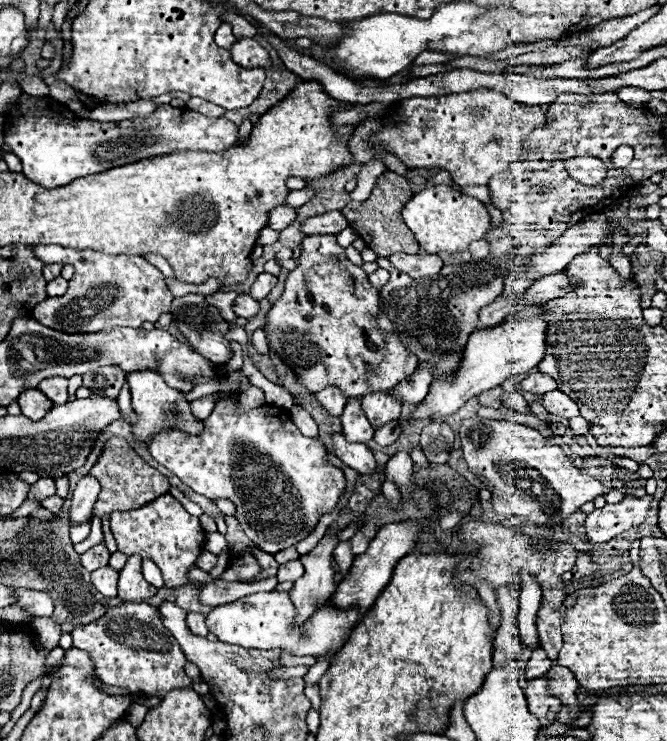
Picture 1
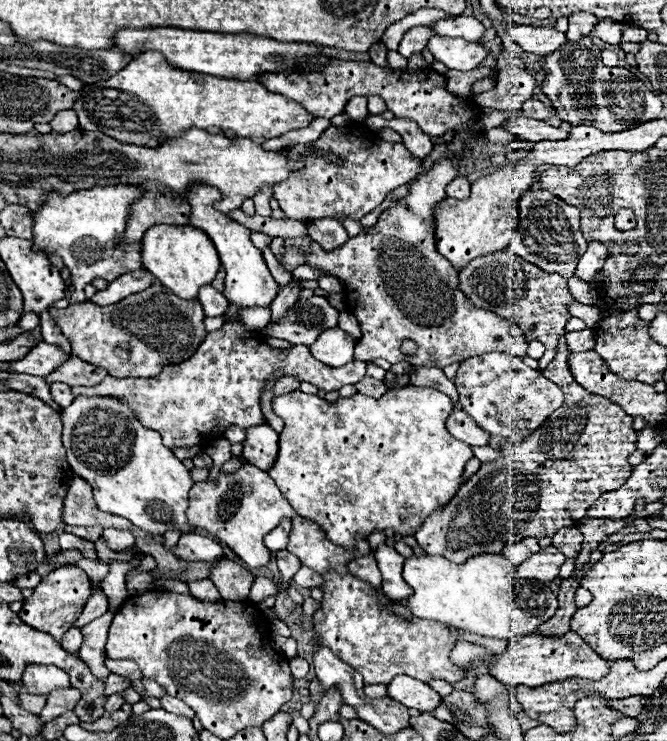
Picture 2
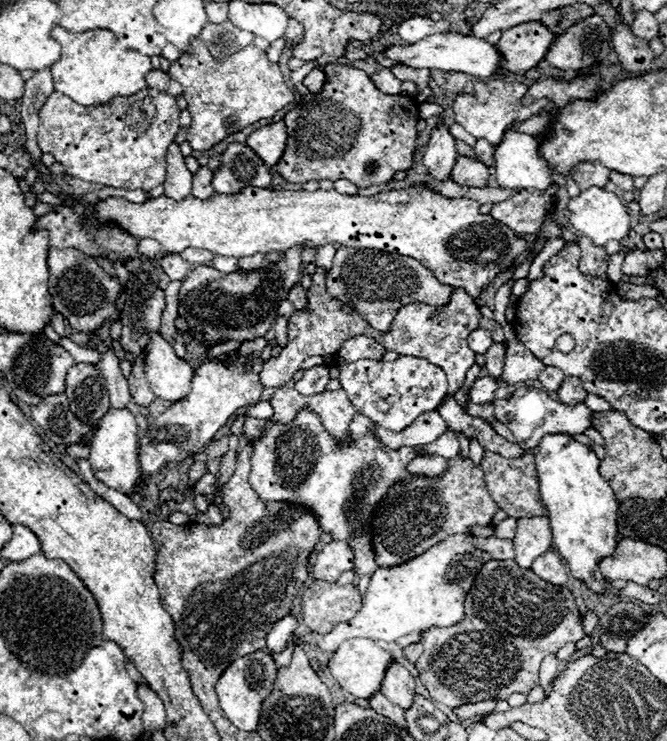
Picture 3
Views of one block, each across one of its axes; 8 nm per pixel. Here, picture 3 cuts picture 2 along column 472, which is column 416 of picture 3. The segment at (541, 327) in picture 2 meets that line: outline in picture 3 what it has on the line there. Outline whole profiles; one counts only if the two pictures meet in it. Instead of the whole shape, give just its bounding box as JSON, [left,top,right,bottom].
[326,248,452,332]

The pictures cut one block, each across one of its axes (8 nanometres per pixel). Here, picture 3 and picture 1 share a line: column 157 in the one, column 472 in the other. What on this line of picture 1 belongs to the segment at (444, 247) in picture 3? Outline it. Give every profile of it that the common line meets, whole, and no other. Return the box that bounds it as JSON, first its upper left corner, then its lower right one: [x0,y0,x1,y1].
[402,186,490,254]

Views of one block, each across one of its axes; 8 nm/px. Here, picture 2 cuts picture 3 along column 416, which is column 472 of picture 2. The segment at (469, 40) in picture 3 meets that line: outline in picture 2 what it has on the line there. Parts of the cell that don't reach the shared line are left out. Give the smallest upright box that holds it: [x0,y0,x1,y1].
[428,36,488,72]

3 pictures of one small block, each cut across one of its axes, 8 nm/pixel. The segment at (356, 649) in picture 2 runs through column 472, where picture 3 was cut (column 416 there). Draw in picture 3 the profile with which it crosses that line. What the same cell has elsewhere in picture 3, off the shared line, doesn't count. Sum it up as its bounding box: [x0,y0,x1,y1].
[416,560,584,708]

